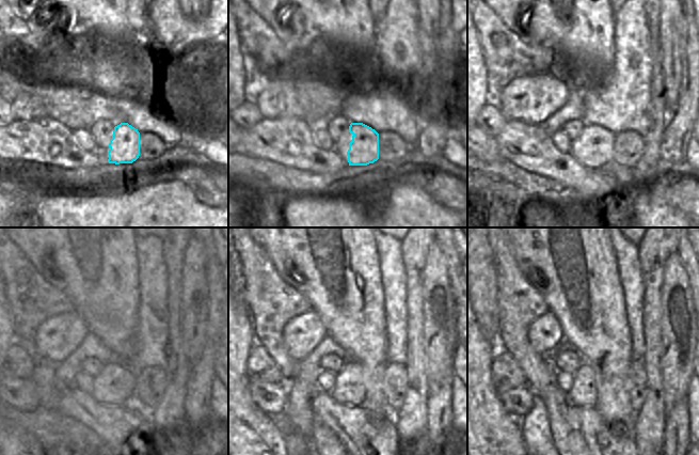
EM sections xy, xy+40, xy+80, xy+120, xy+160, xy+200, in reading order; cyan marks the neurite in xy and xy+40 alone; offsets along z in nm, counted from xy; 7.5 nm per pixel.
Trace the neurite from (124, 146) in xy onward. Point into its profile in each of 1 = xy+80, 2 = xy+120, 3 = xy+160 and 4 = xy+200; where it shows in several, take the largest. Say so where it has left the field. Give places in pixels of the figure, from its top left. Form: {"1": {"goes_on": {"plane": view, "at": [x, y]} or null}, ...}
{"1": {"goes_on": {"plane": "xy+80", "at": [600, 152]}}, "2": {"goes_on": {"plane": "xy+120", "at": [123, 383]}}, "3": {"goes_on": {"plane": "xy+160", "at": [356, 390]}}, "4": {"goes_on": {"plane": "xy+200", "at": [591, 390]}}}

